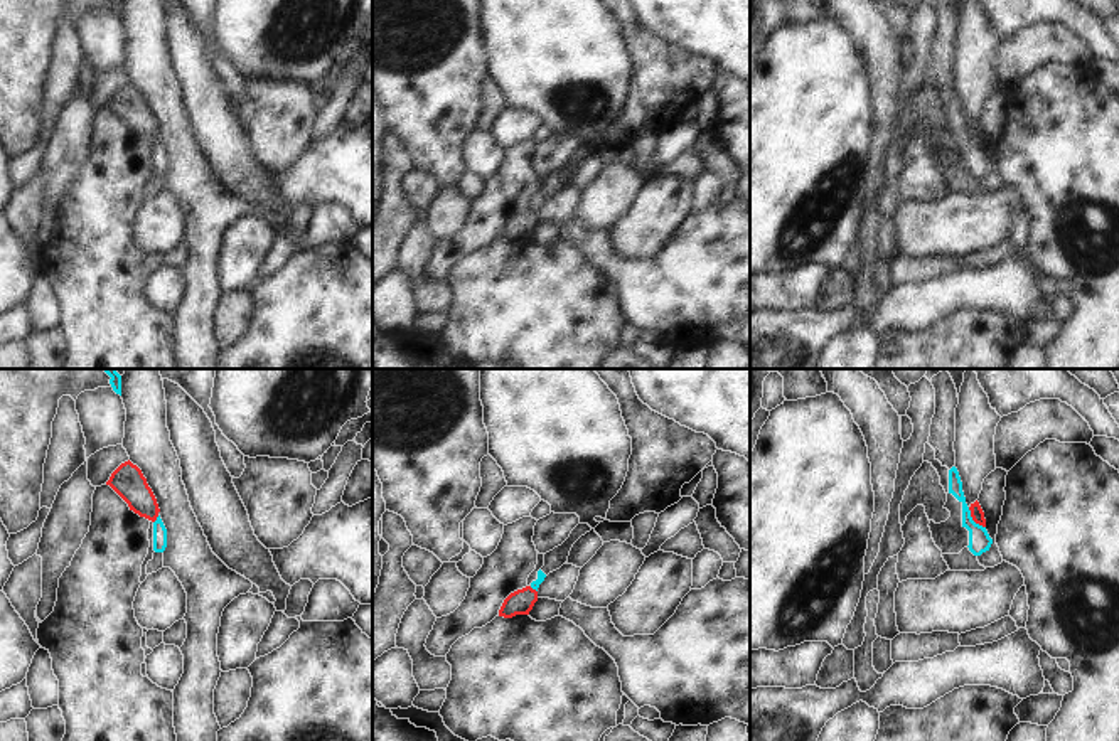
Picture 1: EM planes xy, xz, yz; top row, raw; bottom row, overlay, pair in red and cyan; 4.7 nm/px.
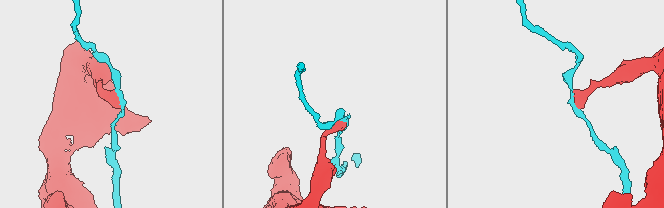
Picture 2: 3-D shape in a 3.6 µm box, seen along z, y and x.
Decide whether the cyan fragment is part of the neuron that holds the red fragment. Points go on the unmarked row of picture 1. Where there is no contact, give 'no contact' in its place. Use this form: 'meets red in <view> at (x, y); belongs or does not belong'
meets red in yz at (973, 142); does not belong

